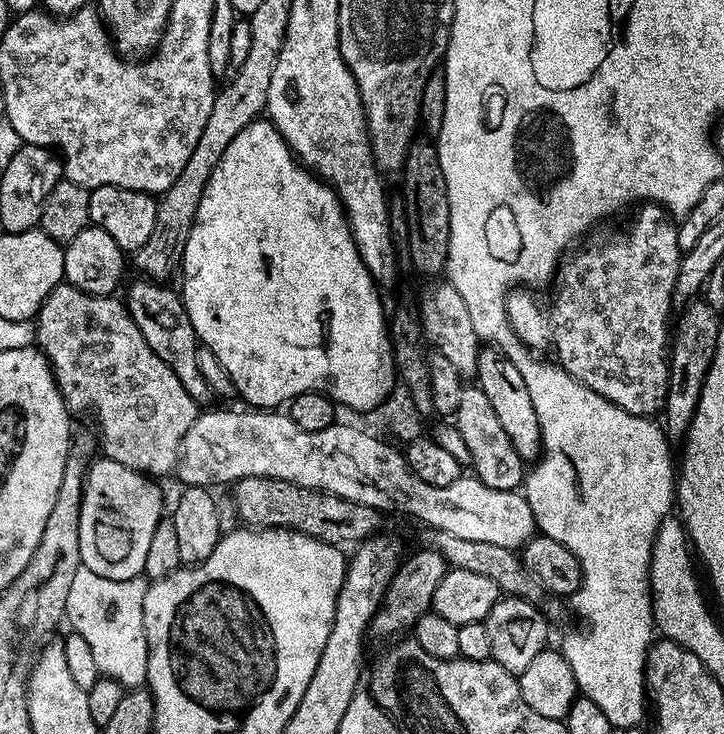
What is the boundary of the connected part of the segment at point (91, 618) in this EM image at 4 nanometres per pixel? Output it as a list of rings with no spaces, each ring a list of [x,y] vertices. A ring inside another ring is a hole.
[[[81,566],[74,574],[70,594],[66,594],[64,615],[67,623],[72,623],[71,631],[82,634],[82,638],[86,638],[86,642],[90,642],[90,651],[94,654],[94,662],[98,666],[101,677],[116,680],[125,690],[139,689],[149,677],[148,643],[142,618],[142,606],[148,585],[149,581],[143,575],[117,578],[115,575],[105,574],[95,568]]]

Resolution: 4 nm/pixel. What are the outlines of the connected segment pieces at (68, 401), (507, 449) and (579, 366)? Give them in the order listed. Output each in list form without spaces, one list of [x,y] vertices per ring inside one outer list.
[[[61,282],[46,298],[46,302],[40,307],[40,315],[34,321],[36,326],[35,343],[48,359],[48,365],[52,368],[56,385],[69,413],[92,412],[97,426],[100,427],[100,432],[98,431],[99,451],[107,459],[122,462],[122,466],[130,466],[132,472],[143,472],[153,478],[161,478],[160,476],[166,475],[167,472],[168,475],[175,473],[176,463],[180,460],[180,443],[186,438],[186,430],[190,430],[190,426],[194,426],[196,417],[200,415],[202,408],[197,400],[190,398],[190,394],[186,394],[182,382],[178,382],[178,378],[174,375],[174,370],[170,370],[170,366],[166,366],[166,362],[162,362],[162,358],[158,358],[158,354],[154,354],[154,350],[150,350],[146,338],[142,338],[142,330],[138,330],[134,318],[128,312],[127,303],[123,299],[116,299],[115,295],[95,296],[89,292],[78,290],[73,284]]]
[[[466,386],[462,390],[462,402],[458,402],[454,426],[458,434],[462,434],[462,439],[466,441],[466,447],[470,450],[470,468],[476,479],[490,486],[490,490],[515,492],[523,485],[526,462],[521,459],[518,450],[514,450],[506,430],[498,422],[498,414],[494,414],[494,406],[490,406],[489,399],[486,398],[486,394],[482,394],[479,386]]]
[[[651,202],[635,209],[636,217],[632,220],[632,225],[625,230],[621,236],[615,236],[612,232],[600,232],[596,230],[591,233],[575,250],[569,251],[564,259],[560,261],[560,267],[556,269],[554,285],[556,289],[552,292],[552,301],[548,308],[536,304],[536,300],[531,296],[527,287],[521,286],[508,294],[507,310],[508,321],[518,338],[526,347],[533,350],[540,348],[549,348],[553,352],[555,363],[566,370],[566,374],[573,376],[578,382],[582,382],[590,390],[602,394],[610,402],[614,402],[622,410],[626,410],[635,416],[655,417],[663,409],[668,393],[668,357],[670,355],[670,321],[674,316],[674,305],[672,295],[674,286],[678,278],[678,268],[680,266],[681,250],[678,246],[677,225],[673,217],[669,215],[663,207],[657,206]]]

